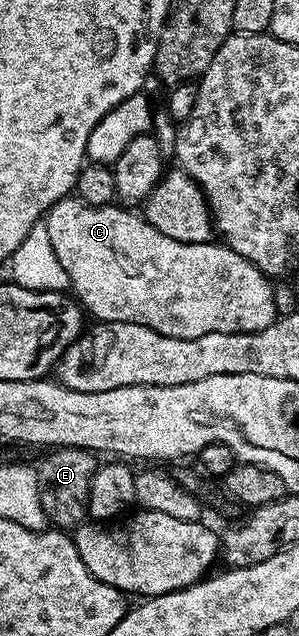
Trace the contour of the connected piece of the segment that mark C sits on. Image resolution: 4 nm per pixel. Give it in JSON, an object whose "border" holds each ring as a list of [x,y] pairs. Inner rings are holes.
{"border":[[[69,197],[58,200],[58,202],[49,209],[46,216],[50,242],[53,245],[55,256],[58,257],[59,264],[62,265],[66,271],[66,275],[69,277],[71,294],[75,296],[81,308],[83,308],[91,318],[93,315],[93,320],[102,323],[133,323],[134,325],[146,325],[166,337],[178,337],[179,339],[206,337],[206,333],[254,333],[255,331],[266,329],[271,323],[276,322],[278,316],[274,307],[273,284],[270,282],[269,276],[262,274],[250,261],[246,261],[246,257],[234,253],[220,241],[213,241],[211,243],[183,243],[182,241],[174,241],[174,237],[166,237],[166,233],[158,233],[158,229],[154,229],[154,225],[146,222],[143,214],[136,212],[135,215],[132,211],[135,210],[125,209],[120,205],[92,207],[88,203],[83,203],[78,197]]]}

